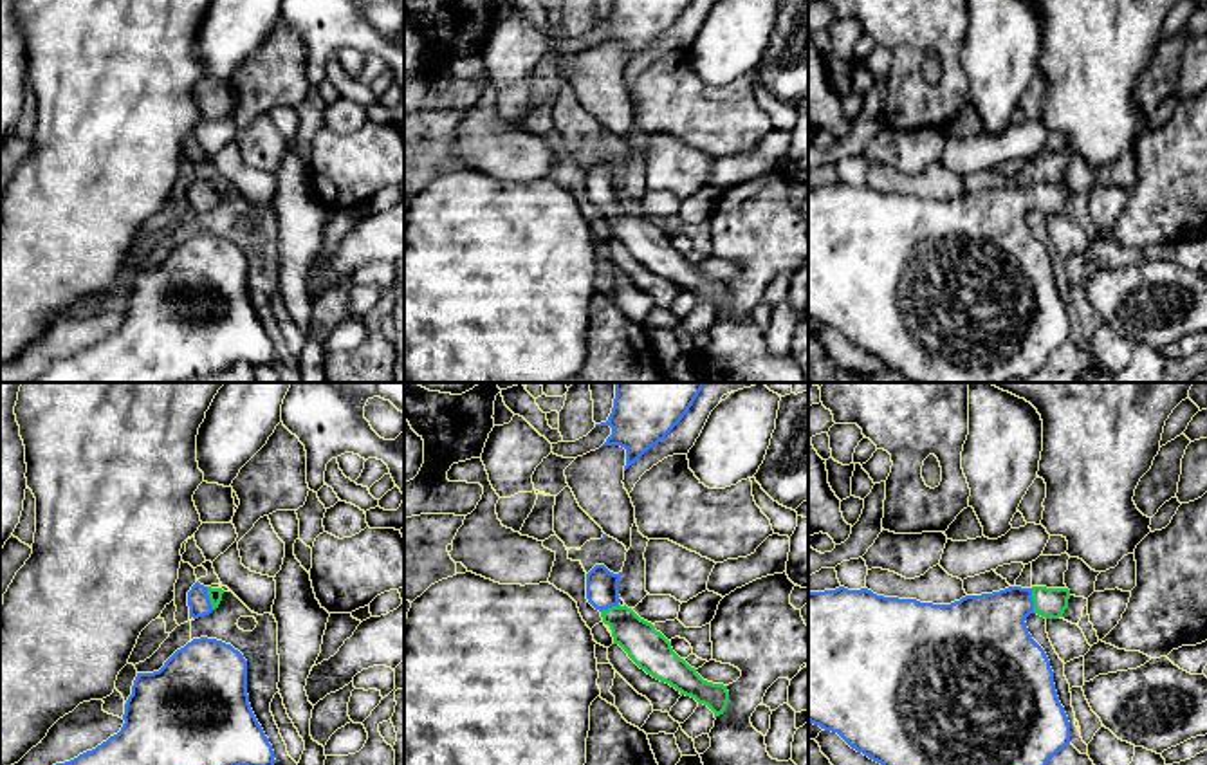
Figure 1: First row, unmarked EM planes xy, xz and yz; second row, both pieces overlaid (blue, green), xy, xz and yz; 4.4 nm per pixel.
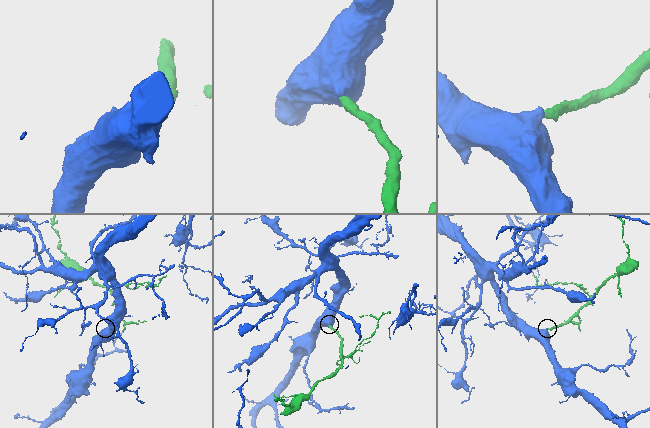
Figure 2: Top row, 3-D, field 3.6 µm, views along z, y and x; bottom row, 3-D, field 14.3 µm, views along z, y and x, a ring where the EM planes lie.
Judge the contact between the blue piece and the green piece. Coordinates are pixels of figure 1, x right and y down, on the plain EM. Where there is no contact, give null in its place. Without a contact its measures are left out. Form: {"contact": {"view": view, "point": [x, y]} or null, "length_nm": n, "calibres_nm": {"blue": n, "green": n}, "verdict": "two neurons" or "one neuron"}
{"contact": {"view": "yz", "point": [1032, 197]}, "length_nm": 110, "calibres_nm": {"blue": 360, "green": 140}, "verdict": "one neuron"}

